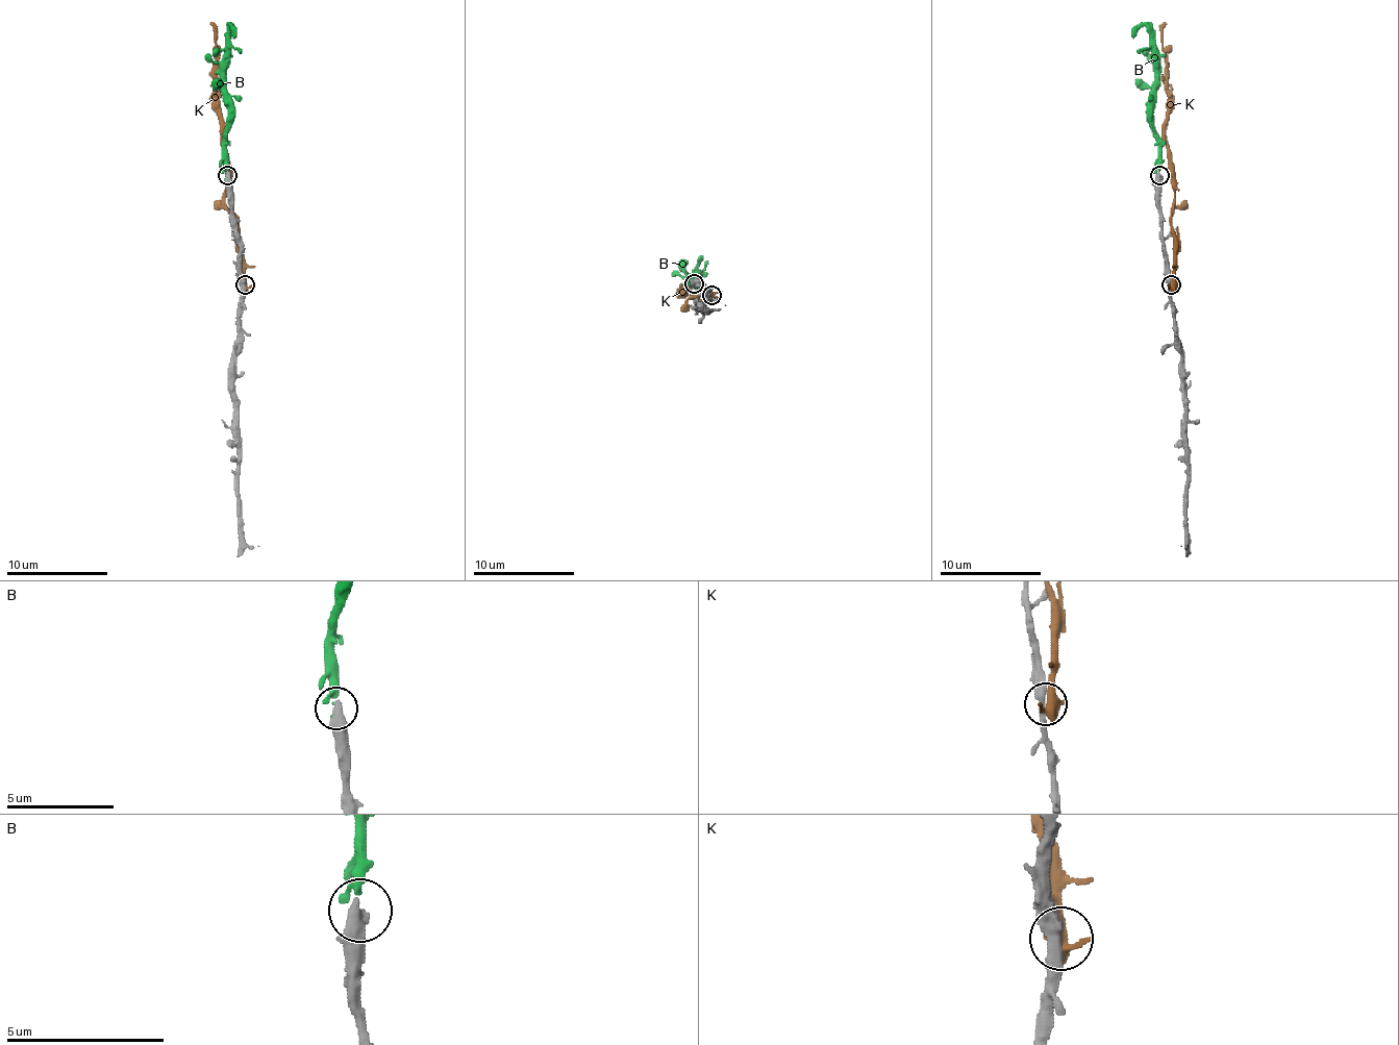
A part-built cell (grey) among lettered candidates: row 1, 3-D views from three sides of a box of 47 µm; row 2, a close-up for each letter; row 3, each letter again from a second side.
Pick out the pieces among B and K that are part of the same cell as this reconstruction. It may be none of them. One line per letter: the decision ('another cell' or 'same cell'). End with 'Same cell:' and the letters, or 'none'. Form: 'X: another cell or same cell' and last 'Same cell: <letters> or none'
B: same cell
K: another cell
Same cell: B

